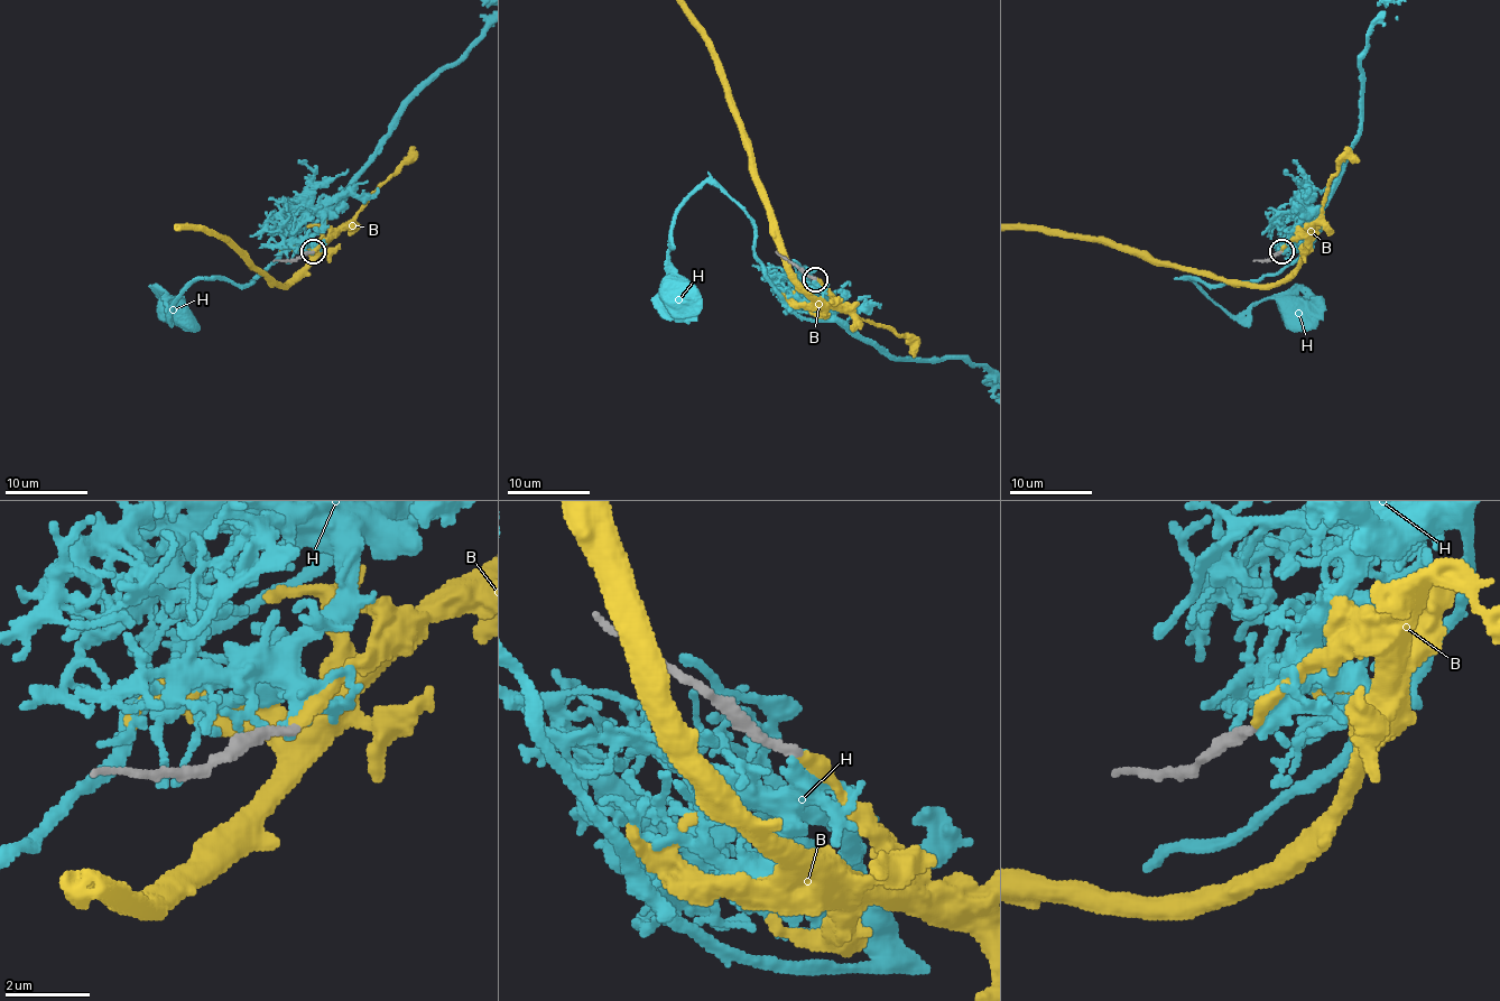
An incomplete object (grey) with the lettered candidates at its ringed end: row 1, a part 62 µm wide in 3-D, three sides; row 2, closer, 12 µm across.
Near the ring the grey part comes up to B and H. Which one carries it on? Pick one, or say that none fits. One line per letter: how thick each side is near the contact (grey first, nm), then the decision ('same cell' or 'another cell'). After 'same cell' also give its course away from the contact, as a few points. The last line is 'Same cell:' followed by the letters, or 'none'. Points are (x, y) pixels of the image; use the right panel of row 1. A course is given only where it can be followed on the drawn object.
B: 240 nm thick on the grey side, 300 nm on the other; same cell; it runs (1280, 252), (1304, 238), (1306, 257), (1270, 285), (1225, 281), (1101, 240), (1039, 230)
H: 240 nm thick on the grey side, 280 nm on the other; another cell
Same cell: B

